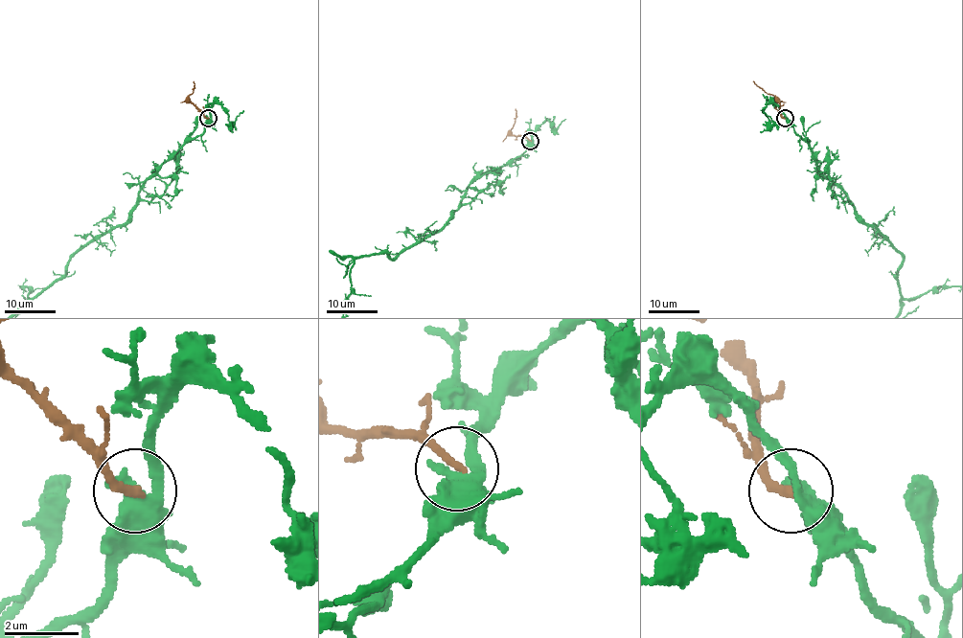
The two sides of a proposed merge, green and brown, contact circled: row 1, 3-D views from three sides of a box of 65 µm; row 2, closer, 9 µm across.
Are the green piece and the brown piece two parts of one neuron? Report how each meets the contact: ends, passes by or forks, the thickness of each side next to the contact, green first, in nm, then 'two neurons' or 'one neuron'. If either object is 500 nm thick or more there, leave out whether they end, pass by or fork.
green passes by; brown ends; calibres 400 and 240 nm; two neurons

